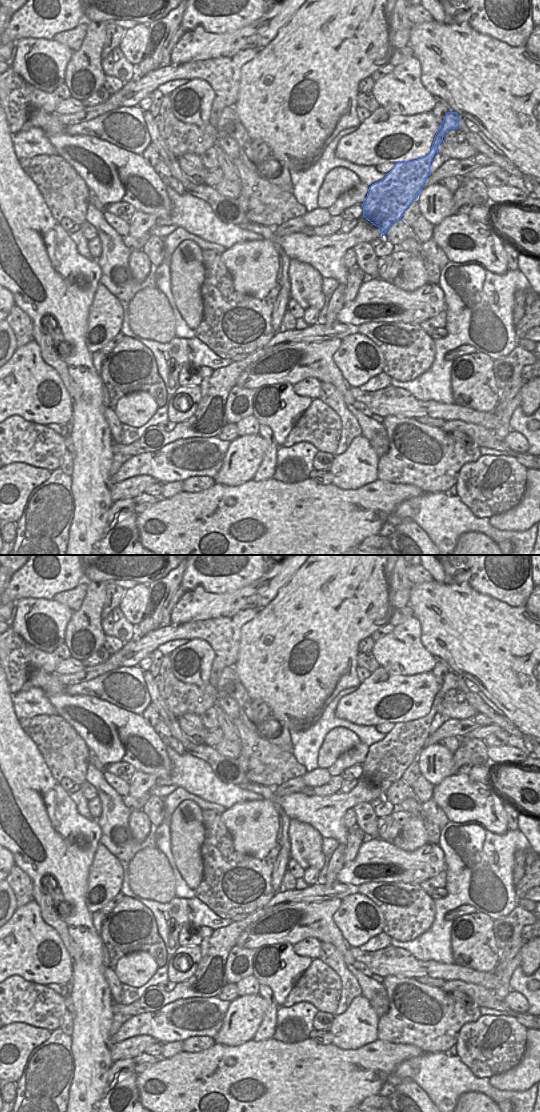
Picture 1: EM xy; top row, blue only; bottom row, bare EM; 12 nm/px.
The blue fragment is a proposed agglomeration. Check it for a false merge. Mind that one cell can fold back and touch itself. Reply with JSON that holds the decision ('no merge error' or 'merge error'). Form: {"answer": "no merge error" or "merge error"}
{"answer": "no merge error"}

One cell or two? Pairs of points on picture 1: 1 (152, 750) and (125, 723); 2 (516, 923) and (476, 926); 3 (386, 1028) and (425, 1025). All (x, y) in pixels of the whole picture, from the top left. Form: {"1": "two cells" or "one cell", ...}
{"1": "one cell", "2": "two cells", "3": "one cell"}

